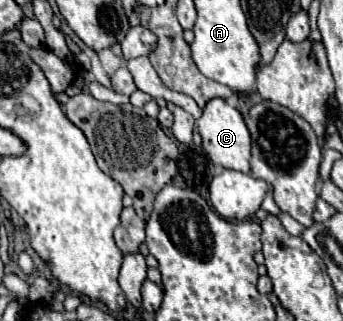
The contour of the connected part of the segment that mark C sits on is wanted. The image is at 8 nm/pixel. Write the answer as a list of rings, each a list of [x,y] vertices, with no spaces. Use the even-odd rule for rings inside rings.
[[[212,99],[208,101],[202,117],[198,119],[198,127],[202,135],[202,147],[212,159],[212,163],[222,165],[226,169],[250,173],[250,133],[238,109],[230,107],[224,99]]]

